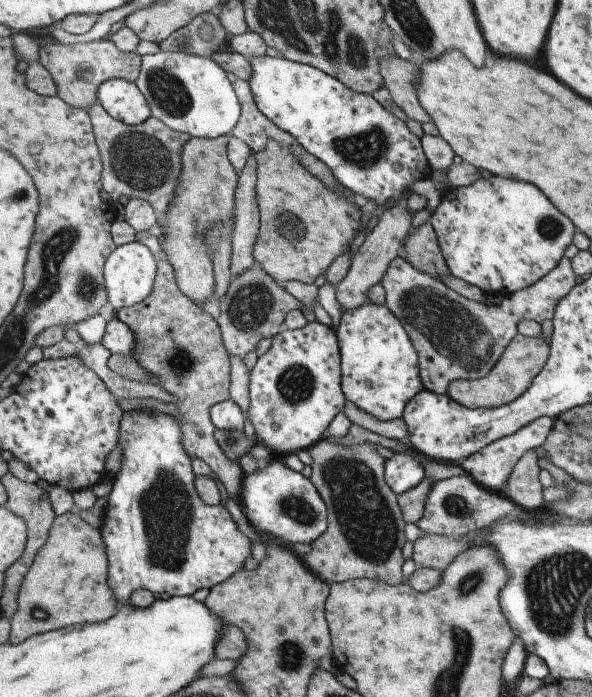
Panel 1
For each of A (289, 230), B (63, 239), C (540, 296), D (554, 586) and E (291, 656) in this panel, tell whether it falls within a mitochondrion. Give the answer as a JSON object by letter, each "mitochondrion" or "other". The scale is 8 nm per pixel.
{"A":"mitochondrion","B":"mitochondrion","C":"other","D":"mitochondrion","E":"mitochondrion"}

